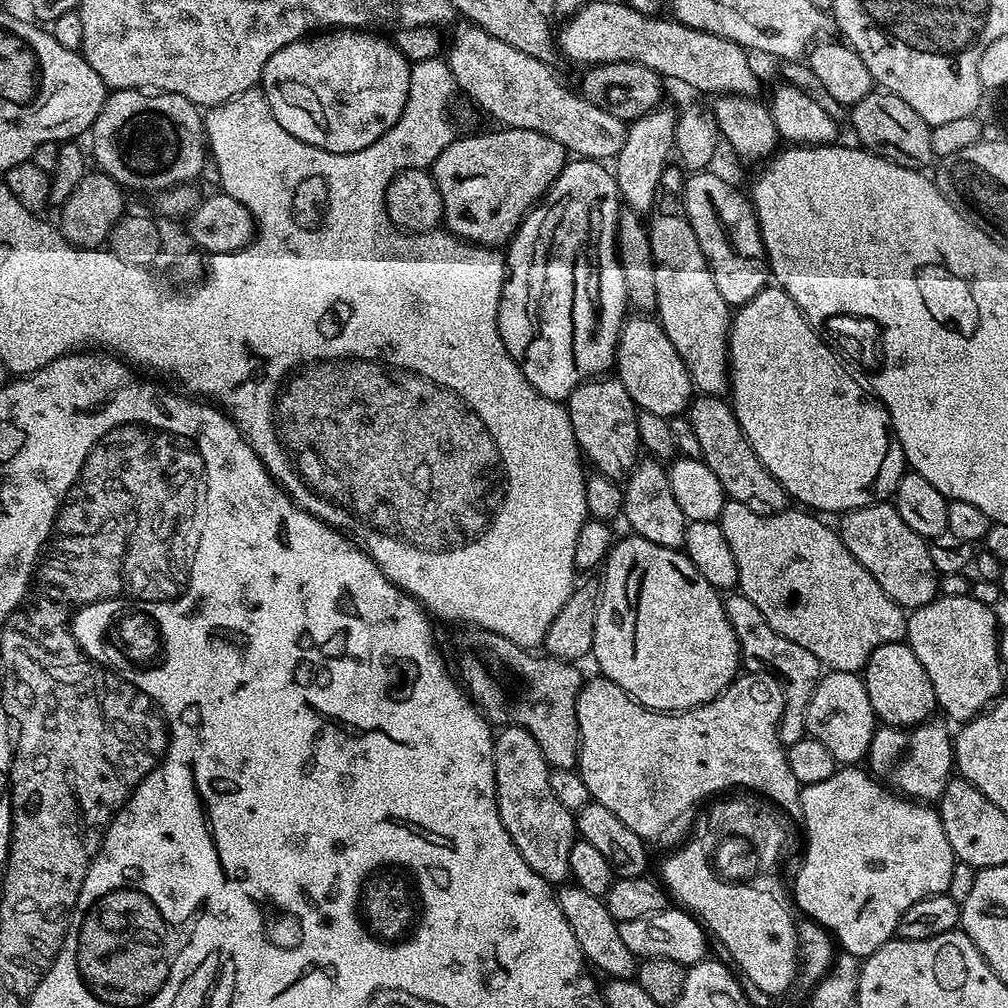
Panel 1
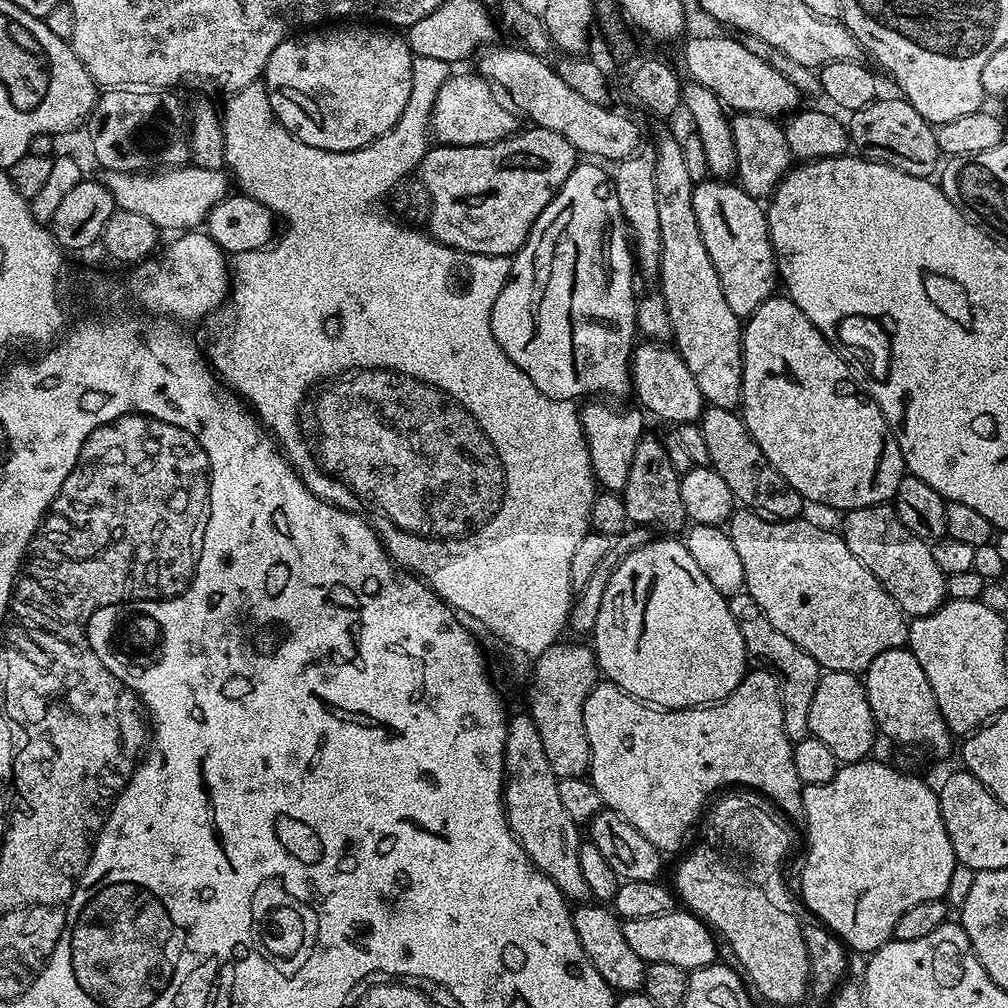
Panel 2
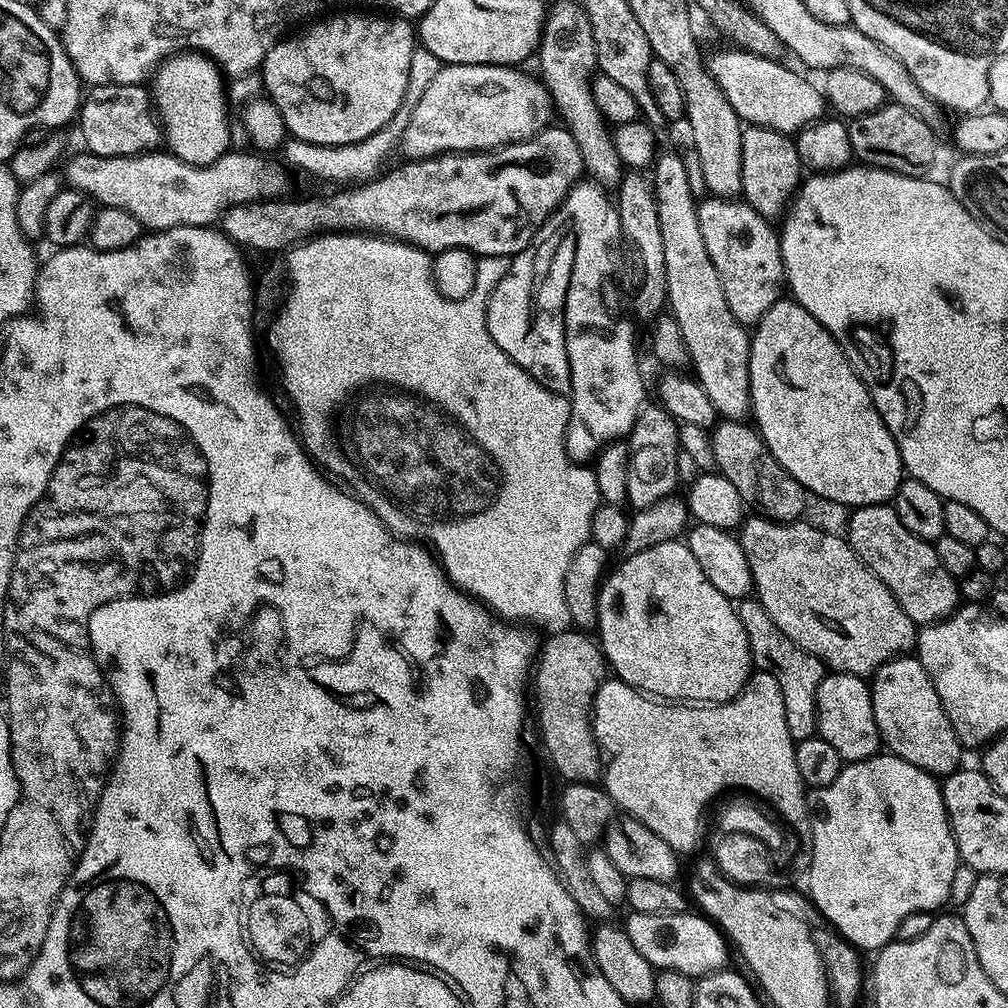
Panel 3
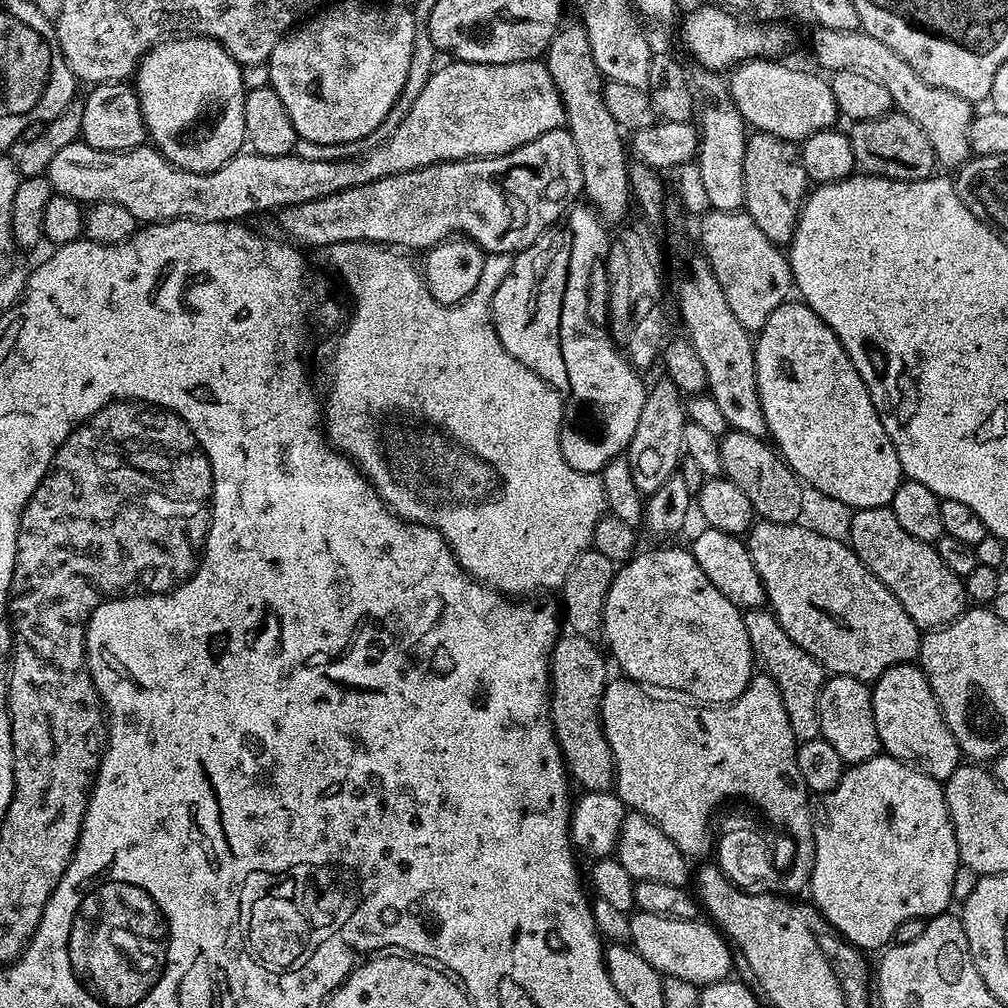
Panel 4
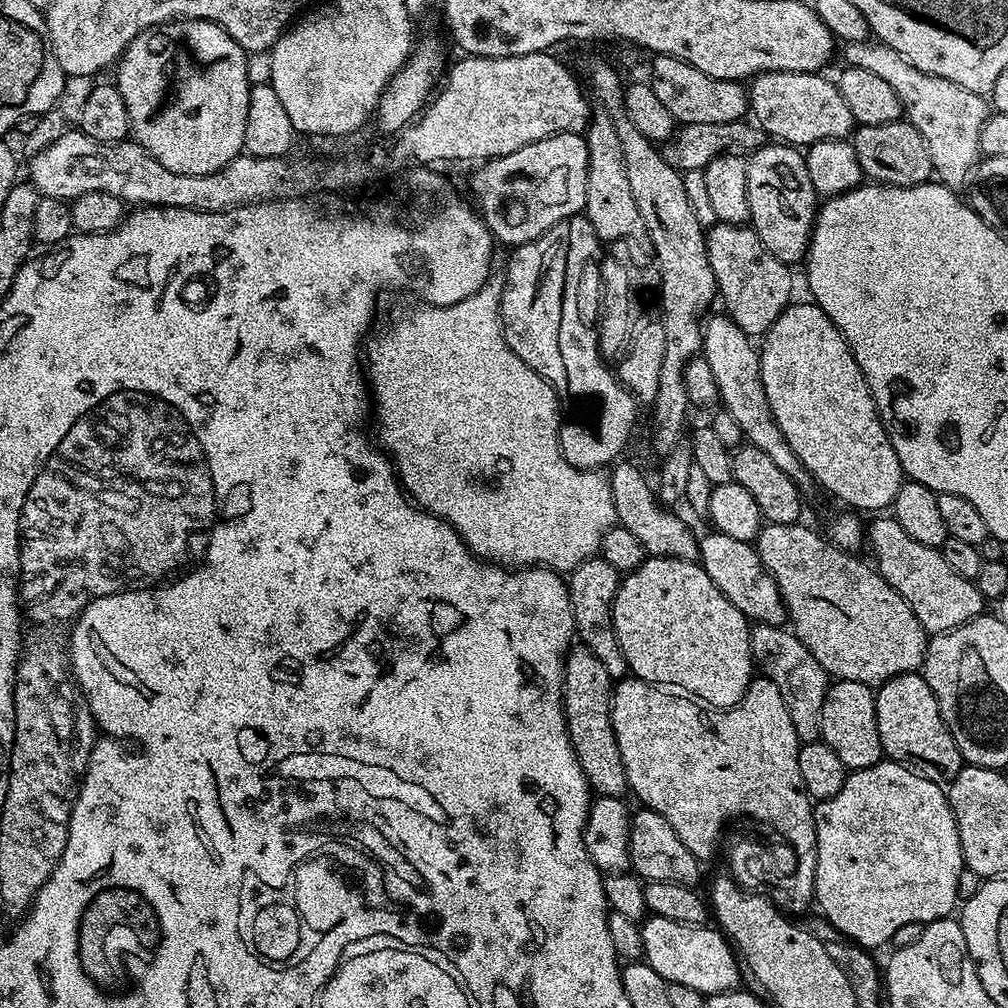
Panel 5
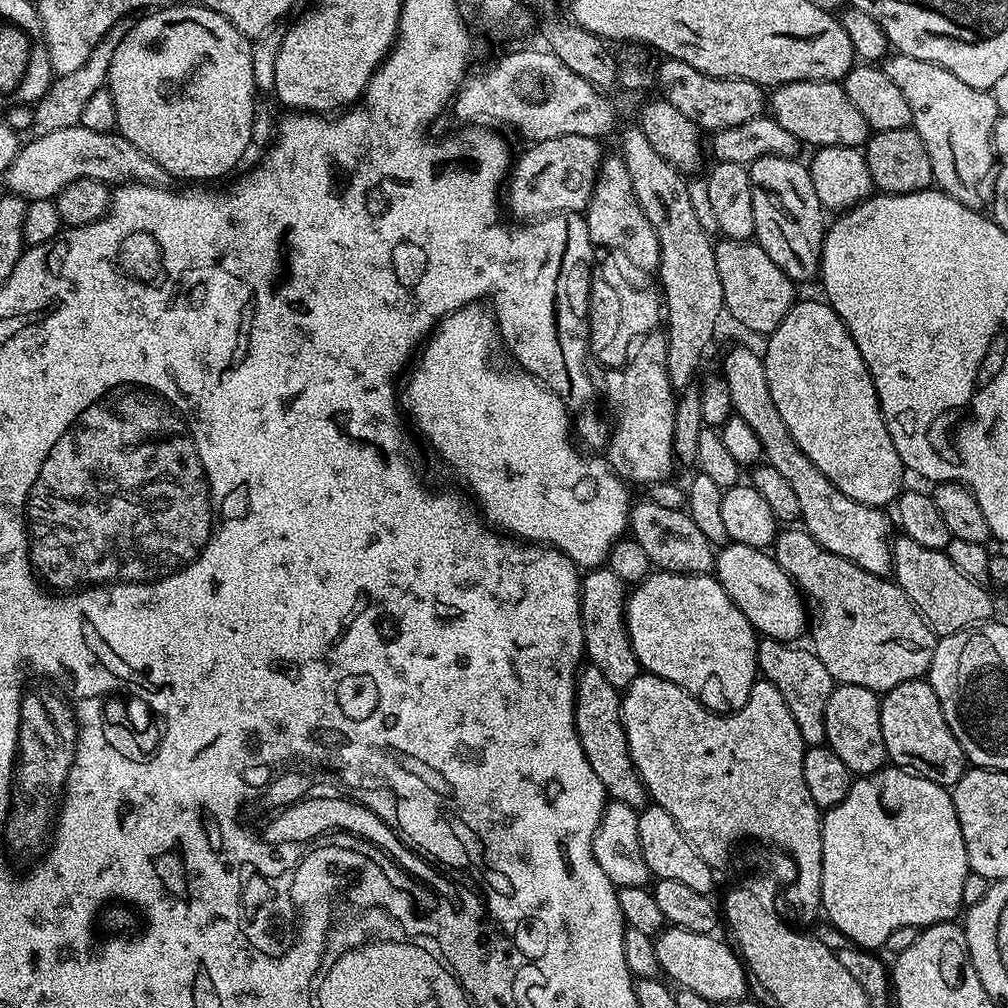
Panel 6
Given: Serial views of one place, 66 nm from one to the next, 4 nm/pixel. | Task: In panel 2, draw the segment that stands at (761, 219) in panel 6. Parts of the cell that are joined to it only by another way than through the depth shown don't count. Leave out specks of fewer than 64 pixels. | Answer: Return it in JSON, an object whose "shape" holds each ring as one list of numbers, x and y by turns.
{"shape":[[753,112,733,115,731,121,736,155,735,175,740,187,746,190,746,194,757,198,771,197,794,164,792,151,786,142,784,124,779,119]]}

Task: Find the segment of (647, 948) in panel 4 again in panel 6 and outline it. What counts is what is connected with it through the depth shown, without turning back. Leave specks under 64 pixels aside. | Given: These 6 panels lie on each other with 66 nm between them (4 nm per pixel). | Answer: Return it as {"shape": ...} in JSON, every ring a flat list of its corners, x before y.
{"shape":[[668,926,654,940,659,971,665,972,663,975,673,985,694,990,694,994,702,994,702,998,706,998,713,1006,745,999,749,995,750,985,749,973,737,949,731,943,723,944,718,937,716,934,694,934]]}

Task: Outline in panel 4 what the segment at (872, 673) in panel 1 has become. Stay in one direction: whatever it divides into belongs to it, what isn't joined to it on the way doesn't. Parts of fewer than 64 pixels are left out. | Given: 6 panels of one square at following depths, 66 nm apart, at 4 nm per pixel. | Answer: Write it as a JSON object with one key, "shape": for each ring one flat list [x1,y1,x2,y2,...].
{"shape":[[919,663,890,666,871,685,874,726,878,726,880,747,887,755,909,764,930,778,946,781,962,763,962,753,950,726,940,713,930,682]]}

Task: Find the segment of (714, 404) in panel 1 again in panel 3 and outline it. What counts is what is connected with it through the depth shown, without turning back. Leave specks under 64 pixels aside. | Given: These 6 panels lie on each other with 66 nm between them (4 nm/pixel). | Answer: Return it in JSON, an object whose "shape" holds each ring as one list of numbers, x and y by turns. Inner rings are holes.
{"shape":[[721,419,711,429,712,445,716,468,738,490,749,509,759,515,782,524,799,521,807,506,809,497,804,488,770,454,766,442,751,423,743,420],[808,499,808,500,807,500]]}

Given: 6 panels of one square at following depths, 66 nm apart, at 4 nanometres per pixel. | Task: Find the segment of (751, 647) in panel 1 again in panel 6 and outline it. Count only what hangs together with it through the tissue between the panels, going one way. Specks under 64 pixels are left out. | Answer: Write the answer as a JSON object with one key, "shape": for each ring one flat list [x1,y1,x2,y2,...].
{"shape":[[761,639,756,645,756,666,759,675,770,681,778,694,782,694,805,745,820,746,826,741,826,702,830,702,834,681,830,670,822,666,811,647,800,646,787,640]]}

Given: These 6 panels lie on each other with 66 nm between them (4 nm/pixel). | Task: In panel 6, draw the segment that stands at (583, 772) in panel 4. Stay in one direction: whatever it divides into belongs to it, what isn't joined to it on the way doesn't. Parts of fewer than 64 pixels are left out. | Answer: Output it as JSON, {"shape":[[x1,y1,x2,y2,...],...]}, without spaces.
{"shape":[[584,666,576,677,576,729,578,742,586,754,586,762,598,774,598,782,602,782,605,793,612,800,626,802,626,806,637,810,649,803,648,787,642,782,638,770,628,753,626,730,620,717,621,693,596,668]]}

